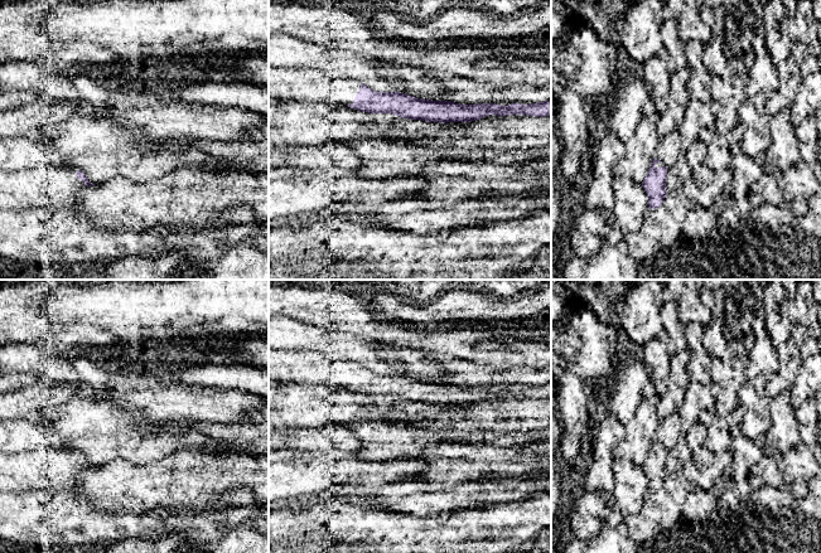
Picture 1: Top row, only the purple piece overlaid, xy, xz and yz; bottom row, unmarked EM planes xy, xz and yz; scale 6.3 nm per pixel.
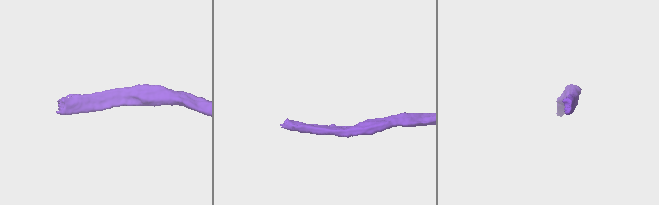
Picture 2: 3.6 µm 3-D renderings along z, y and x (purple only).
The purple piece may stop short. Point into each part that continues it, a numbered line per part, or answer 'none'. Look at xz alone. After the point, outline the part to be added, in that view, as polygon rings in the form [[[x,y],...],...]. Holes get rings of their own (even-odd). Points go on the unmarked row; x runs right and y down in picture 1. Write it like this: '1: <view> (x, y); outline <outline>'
1: xz (338, 373); outline [[[332,362],[327,372],[327,379],[342,387],[351,387],[356,379],[351,369],[343,362]]]

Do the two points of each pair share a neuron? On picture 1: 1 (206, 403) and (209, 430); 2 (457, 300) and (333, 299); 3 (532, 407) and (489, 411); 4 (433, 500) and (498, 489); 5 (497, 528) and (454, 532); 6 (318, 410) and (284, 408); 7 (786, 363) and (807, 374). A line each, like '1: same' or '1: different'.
1: different
2: different
3: same
4: same
5: same
6: same
7: different

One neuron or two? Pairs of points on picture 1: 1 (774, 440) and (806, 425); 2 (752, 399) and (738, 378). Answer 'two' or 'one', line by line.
1: two
2: two

